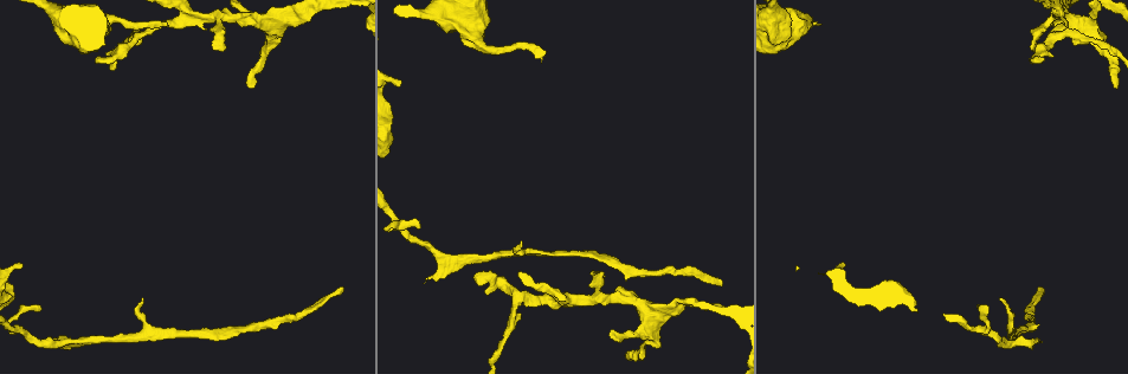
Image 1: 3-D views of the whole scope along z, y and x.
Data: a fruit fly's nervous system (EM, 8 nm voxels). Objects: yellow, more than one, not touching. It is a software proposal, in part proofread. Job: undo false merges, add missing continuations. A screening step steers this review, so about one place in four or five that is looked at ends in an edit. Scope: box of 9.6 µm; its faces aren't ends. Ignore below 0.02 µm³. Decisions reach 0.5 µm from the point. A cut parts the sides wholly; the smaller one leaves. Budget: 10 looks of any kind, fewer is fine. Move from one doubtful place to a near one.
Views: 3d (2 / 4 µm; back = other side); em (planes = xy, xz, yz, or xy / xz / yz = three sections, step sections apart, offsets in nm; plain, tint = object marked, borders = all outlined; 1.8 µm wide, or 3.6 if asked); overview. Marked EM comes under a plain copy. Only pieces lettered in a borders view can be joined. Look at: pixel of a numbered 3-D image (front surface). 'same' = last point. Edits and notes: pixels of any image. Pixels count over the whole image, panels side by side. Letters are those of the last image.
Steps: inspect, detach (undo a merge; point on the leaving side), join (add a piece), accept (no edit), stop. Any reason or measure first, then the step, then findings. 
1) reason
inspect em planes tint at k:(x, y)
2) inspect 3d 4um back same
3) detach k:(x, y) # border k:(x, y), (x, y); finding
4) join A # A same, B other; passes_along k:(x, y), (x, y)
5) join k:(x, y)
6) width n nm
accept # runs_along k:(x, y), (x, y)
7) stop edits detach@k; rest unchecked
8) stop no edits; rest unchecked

branch stops here
inspect em xy step 8 tint at 1:(474, 278)

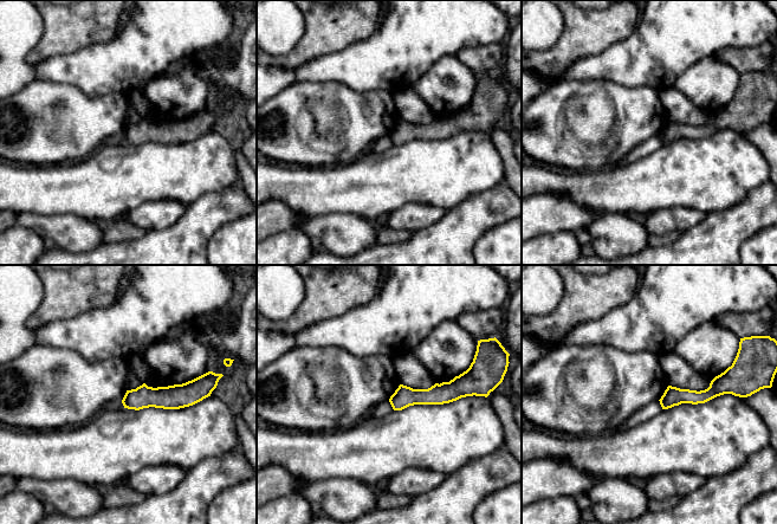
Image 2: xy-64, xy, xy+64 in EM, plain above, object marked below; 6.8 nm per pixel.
inspect em planes borders same

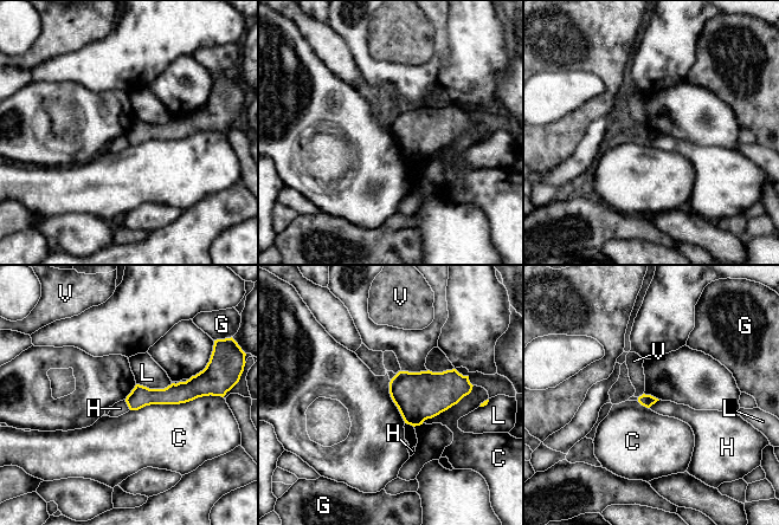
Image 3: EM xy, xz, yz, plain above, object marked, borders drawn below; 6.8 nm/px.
accept # C other, G other, H other, L other, V other; border 3:(660, 400), (649, 408); none of them fits

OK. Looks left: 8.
inspect 3d 2um at 1:(1036, 342)

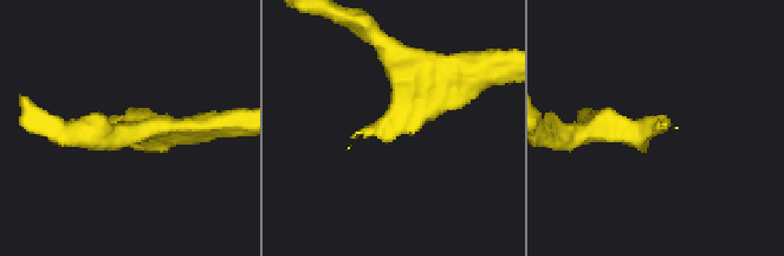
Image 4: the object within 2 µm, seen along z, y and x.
inspect em 3.6um planes borders at 4:(354, 136)

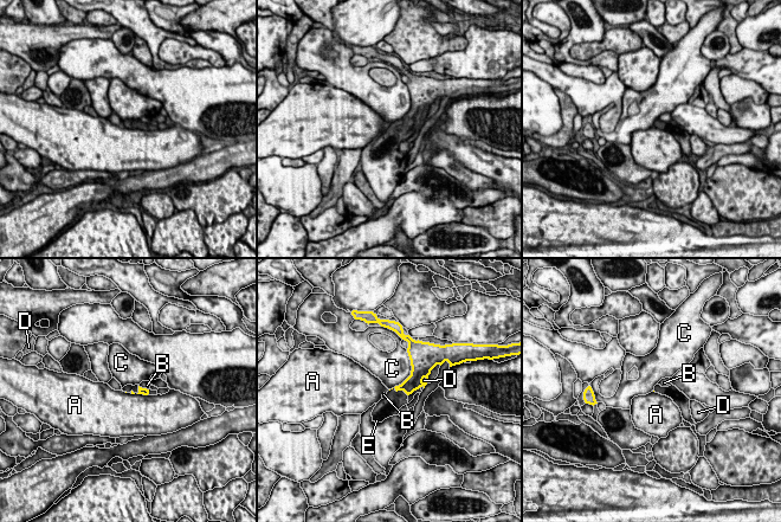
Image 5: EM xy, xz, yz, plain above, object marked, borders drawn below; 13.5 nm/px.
join E # A other, B other, C other, D other, E same; passes_along 5:(414, 381), (399, 390), (393, 401); it goes on there

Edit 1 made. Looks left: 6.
inspect overview

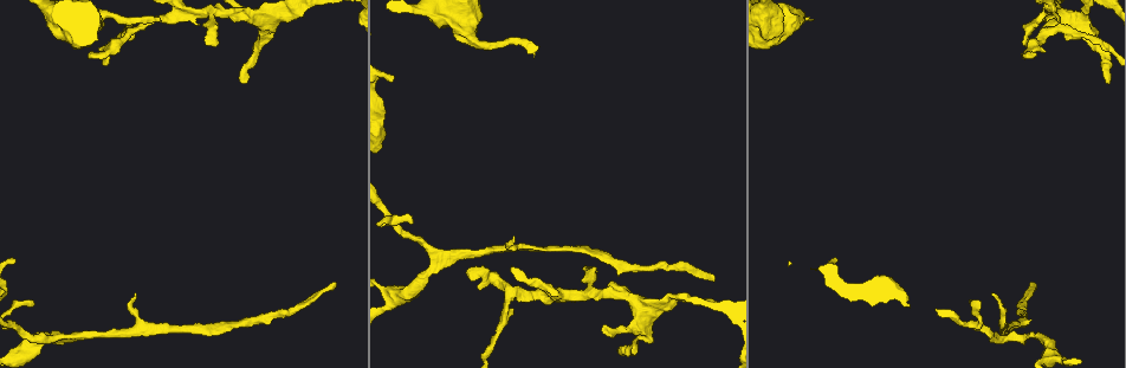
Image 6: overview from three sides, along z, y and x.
an open end
inspect 3d 4um at 6:(13, 262)

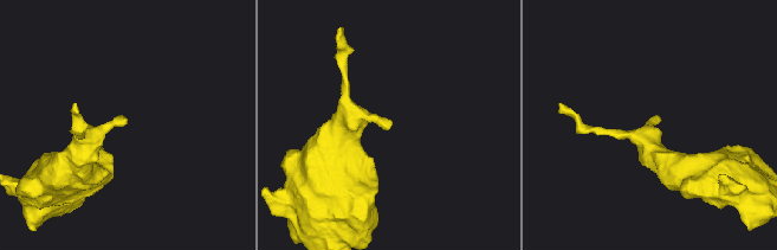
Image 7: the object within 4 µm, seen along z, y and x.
inspect em planes borders at 7:(126, 120)

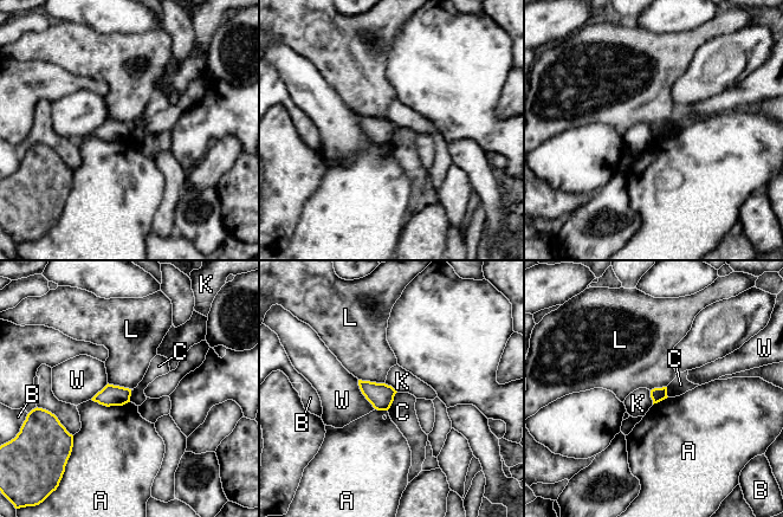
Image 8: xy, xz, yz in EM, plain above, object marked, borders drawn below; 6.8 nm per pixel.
accept # A other, B other, C other, K other, L other, W other; border 8:(396, 392), (392, 405), (387, 409); none of them fits

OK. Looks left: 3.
an open end
inspect 3d 4um at 6:(154, 19)

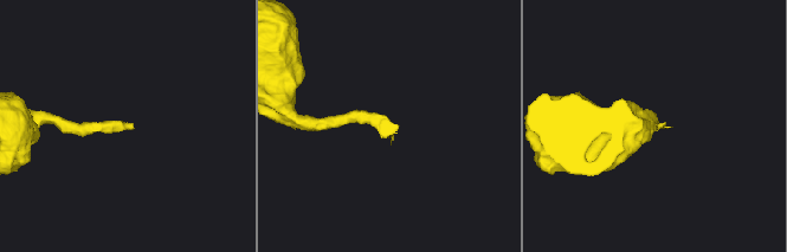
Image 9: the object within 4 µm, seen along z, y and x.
inspect em planes tint at 9:(393, 140)

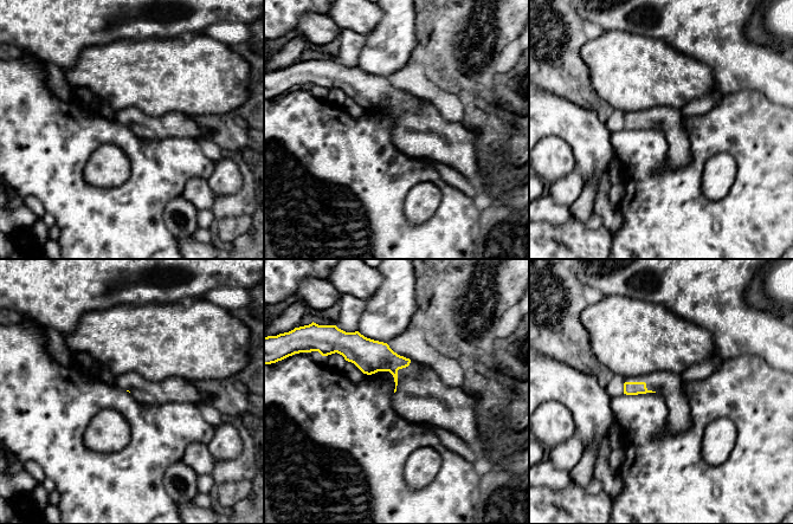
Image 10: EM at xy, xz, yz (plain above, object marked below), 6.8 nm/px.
what lies round it
inspect em planes borders same

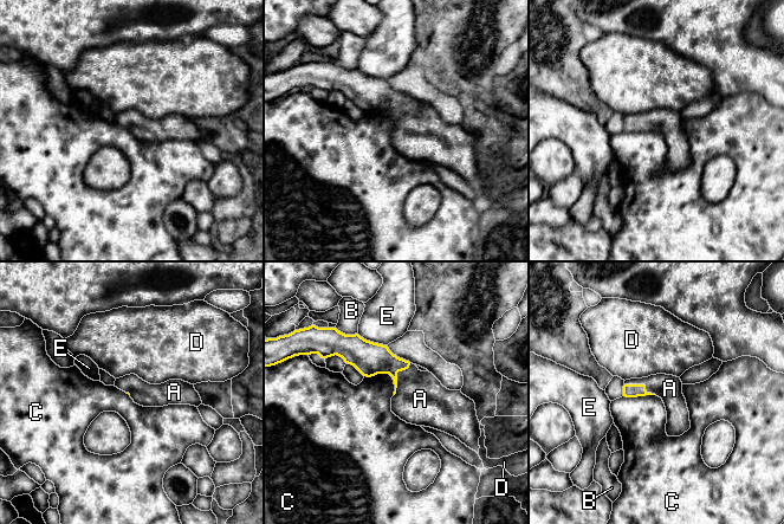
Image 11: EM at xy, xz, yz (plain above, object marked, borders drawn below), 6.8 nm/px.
join A # A same, B other, C other, D other, E other; the neuron continues

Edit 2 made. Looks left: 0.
stop edits join@5, join@11; rest unchecked

